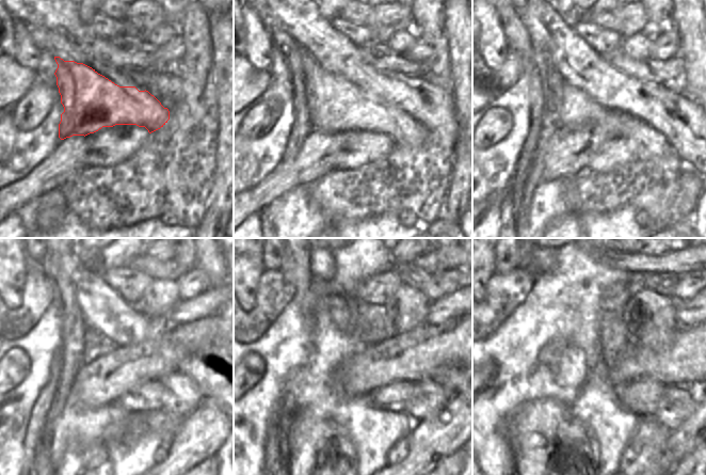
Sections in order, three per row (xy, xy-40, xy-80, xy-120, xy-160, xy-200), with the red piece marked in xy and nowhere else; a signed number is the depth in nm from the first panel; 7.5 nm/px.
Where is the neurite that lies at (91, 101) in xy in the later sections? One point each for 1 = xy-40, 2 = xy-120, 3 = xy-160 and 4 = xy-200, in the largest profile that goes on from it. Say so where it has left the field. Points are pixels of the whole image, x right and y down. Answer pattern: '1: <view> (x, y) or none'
1: xy-40 (334, 103)
2: xy-120 (183, 395)
3: xy-160 (429, 397)
4: xy-200 (675, 406)

